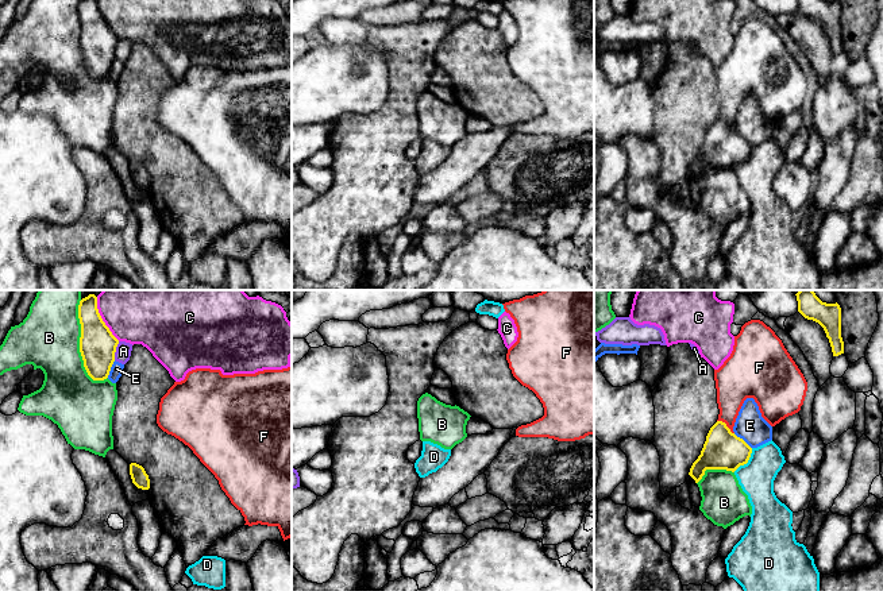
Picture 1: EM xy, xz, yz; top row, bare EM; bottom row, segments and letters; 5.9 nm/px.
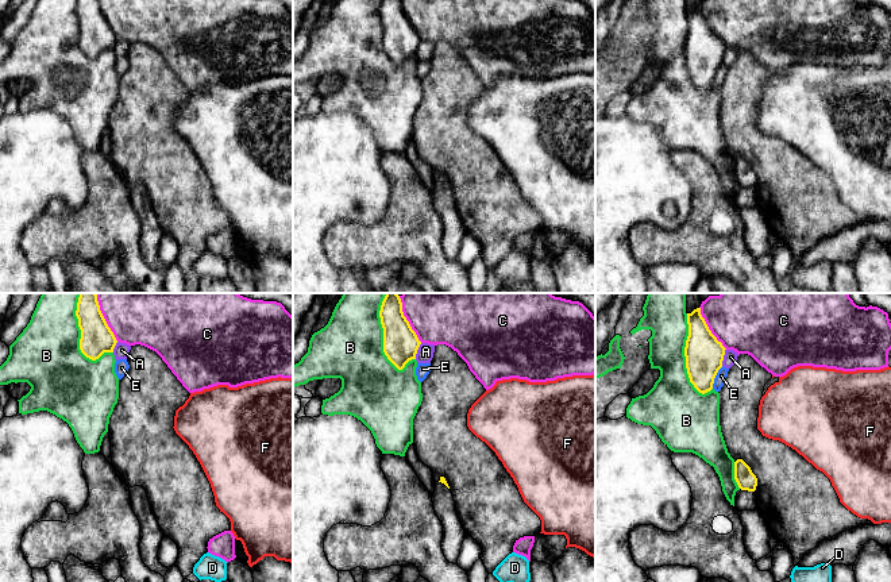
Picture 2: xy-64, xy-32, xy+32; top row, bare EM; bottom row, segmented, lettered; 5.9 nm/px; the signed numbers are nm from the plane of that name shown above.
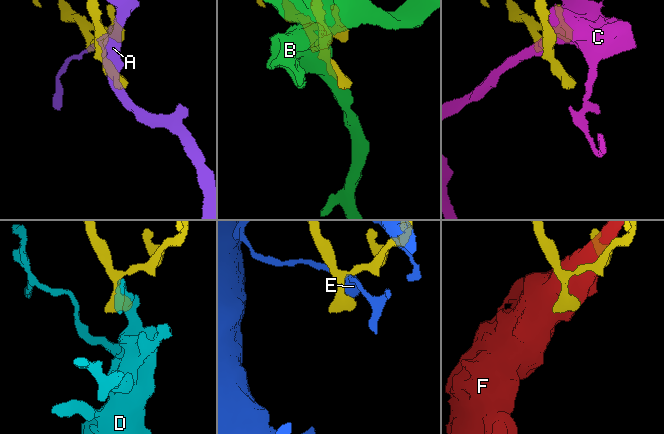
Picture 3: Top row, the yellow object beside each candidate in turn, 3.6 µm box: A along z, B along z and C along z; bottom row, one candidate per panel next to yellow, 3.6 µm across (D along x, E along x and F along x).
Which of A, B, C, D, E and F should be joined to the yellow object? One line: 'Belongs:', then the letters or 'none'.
Belongs: none

